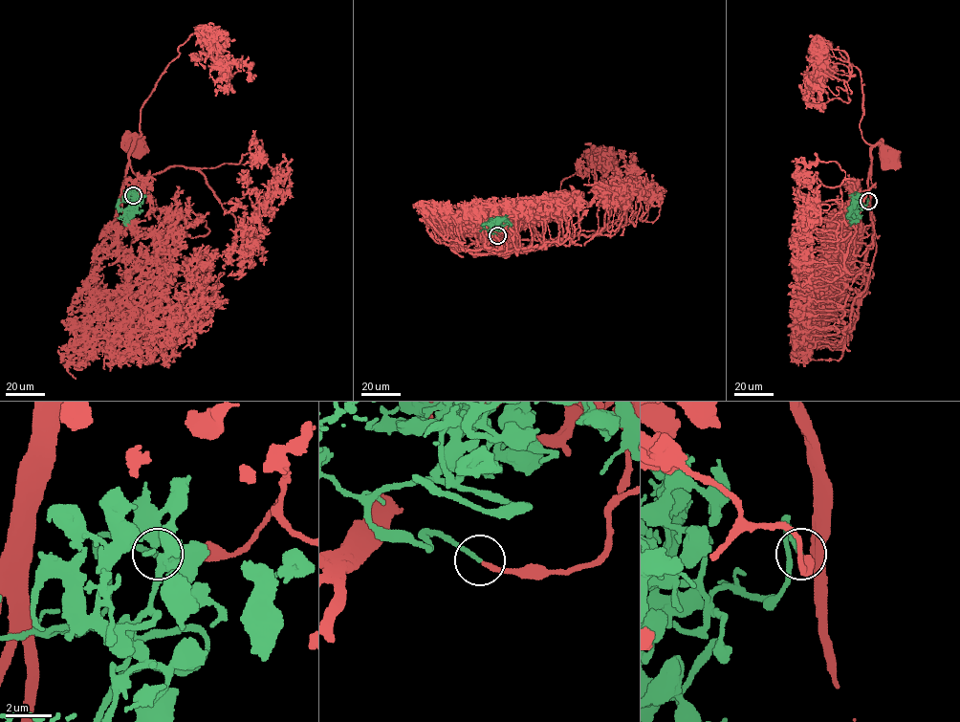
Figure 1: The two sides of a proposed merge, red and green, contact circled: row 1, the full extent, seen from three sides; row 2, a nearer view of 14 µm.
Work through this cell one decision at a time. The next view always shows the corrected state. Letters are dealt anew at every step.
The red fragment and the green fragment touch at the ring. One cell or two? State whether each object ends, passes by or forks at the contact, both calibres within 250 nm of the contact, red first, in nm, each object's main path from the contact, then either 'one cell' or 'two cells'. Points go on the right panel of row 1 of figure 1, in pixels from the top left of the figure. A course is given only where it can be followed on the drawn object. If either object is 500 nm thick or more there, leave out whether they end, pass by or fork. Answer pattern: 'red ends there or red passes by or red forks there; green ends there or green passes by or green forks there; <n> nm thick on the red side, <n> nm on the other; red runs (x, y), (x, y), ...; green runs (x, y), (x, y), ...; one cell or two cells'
red ends there; green ends there; 220 nm thick on the red side, 200 nm on the other; red runs (868, 201), (861, 202), (872, 213), (873, 245), (870, 149), (880, 143), (886, 155); green runs (868, 201), (867, 198), (867, 204), (855, 209), (855, 220), (852, 223), (854, 219); one cell

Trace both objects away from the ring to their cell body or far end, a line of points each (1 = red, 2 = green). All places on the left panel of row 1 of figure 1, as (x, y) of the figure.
1: (133, 195), (148, 194), (154, 214), (167, 227), (126, 224), (121, 188), (133, 135), (134, 144)
2: (133, 195), (128, 193), (128, 199), (123, 202), (129, 203), (126, 221), (124, 223), (120, 219)

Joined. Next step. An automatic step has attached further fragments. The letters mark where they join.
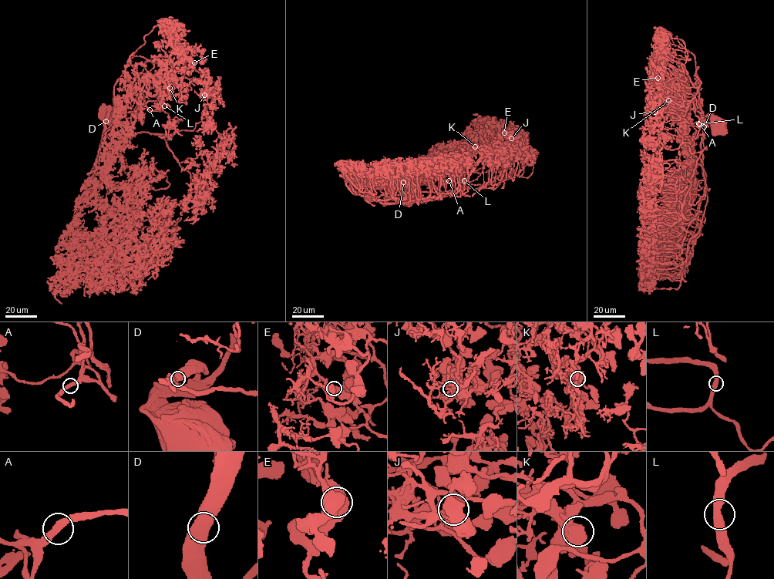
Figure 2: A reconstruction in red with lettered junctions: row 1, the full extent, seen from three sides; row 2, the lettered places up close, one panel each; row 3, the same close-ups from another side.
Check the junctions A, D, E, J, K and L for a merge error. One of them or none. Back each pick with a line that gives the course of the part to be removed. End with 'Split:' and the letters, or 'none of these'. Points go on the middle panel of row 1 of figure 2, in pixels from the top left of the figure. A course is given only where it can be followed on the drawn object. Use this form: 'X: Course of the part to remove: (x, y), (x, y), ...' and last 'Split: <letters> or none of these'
Split: none of these

